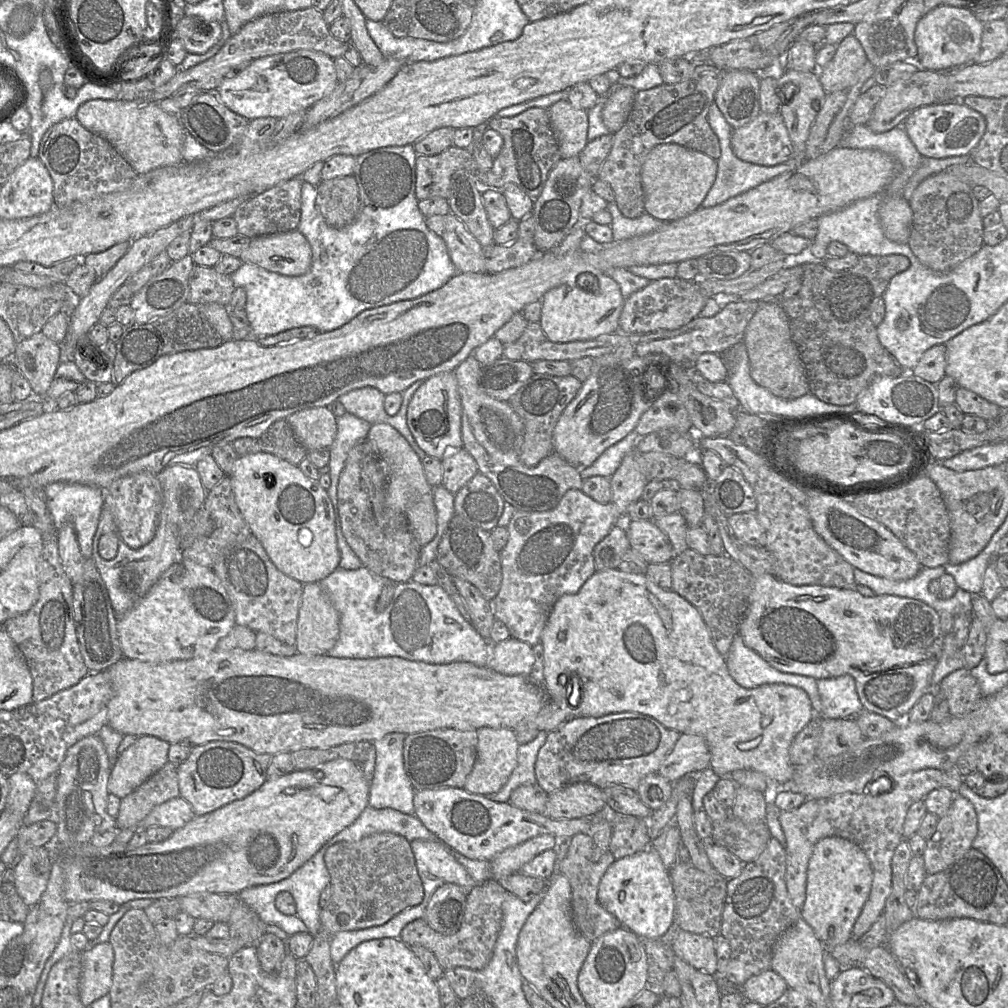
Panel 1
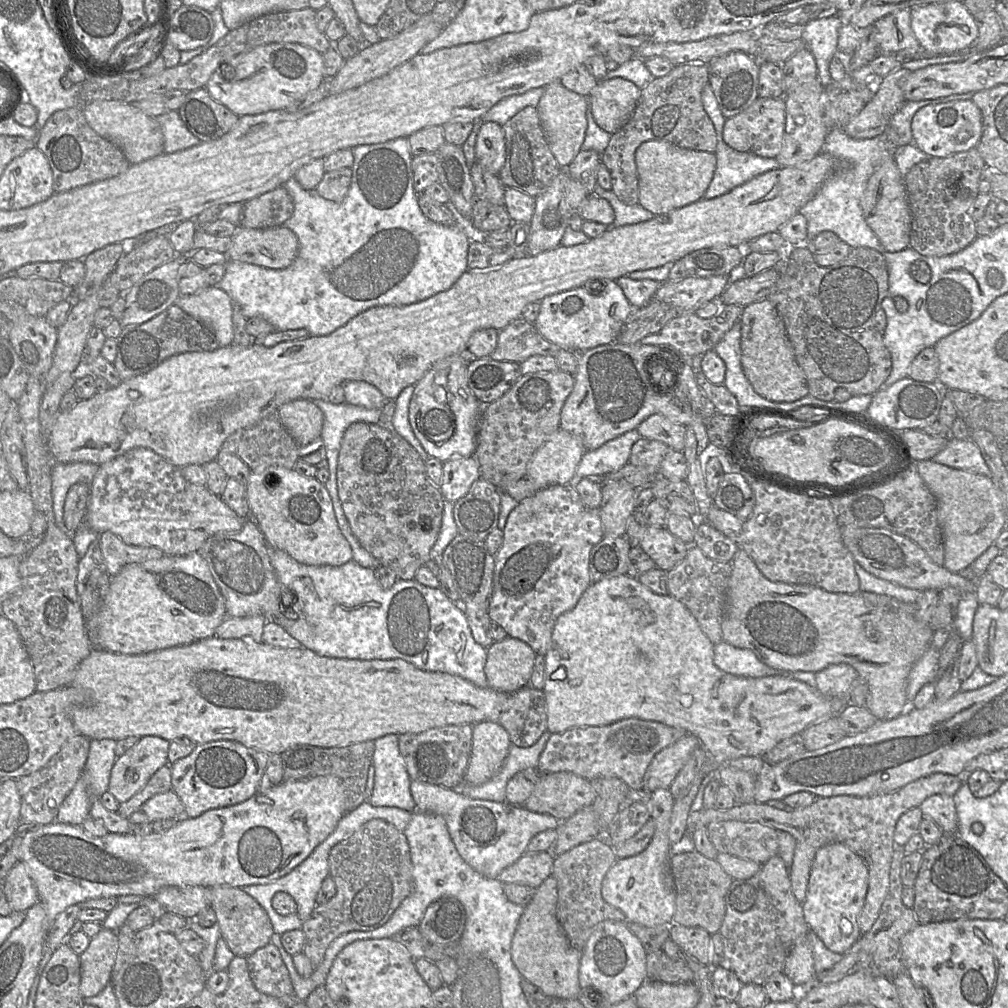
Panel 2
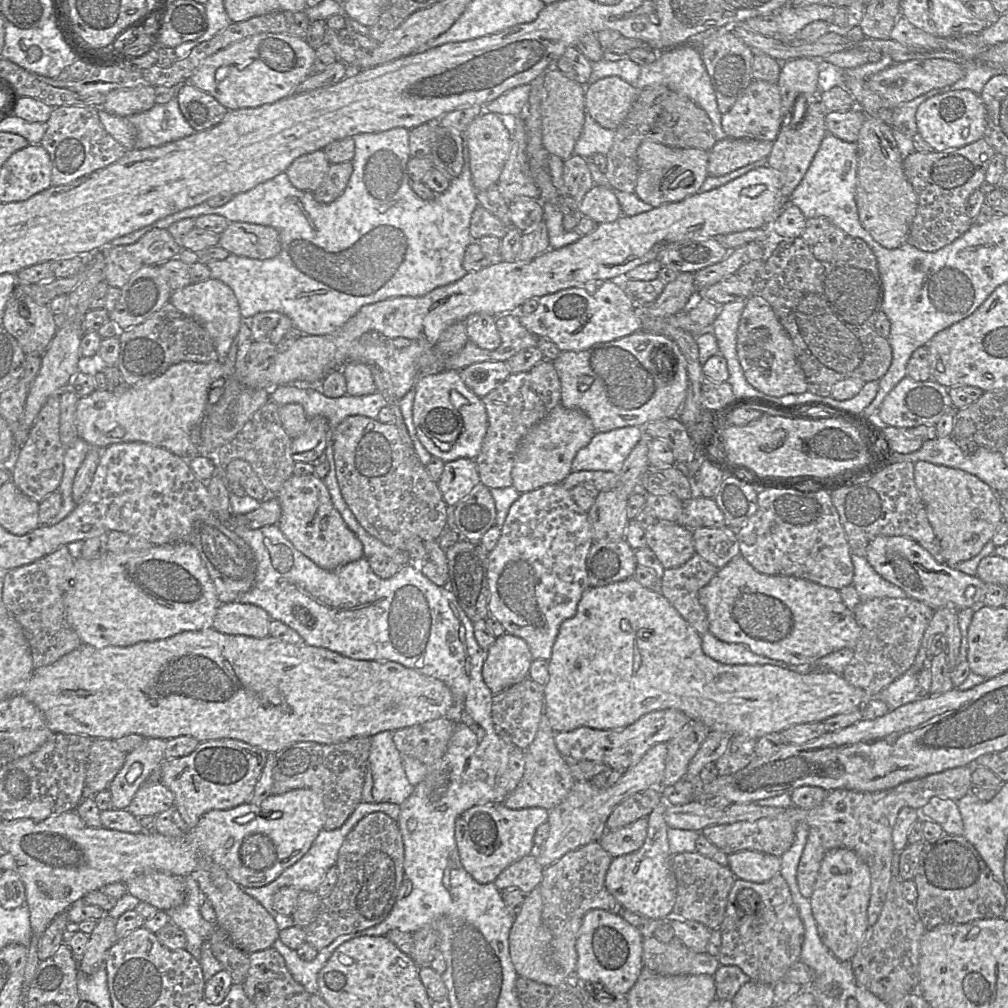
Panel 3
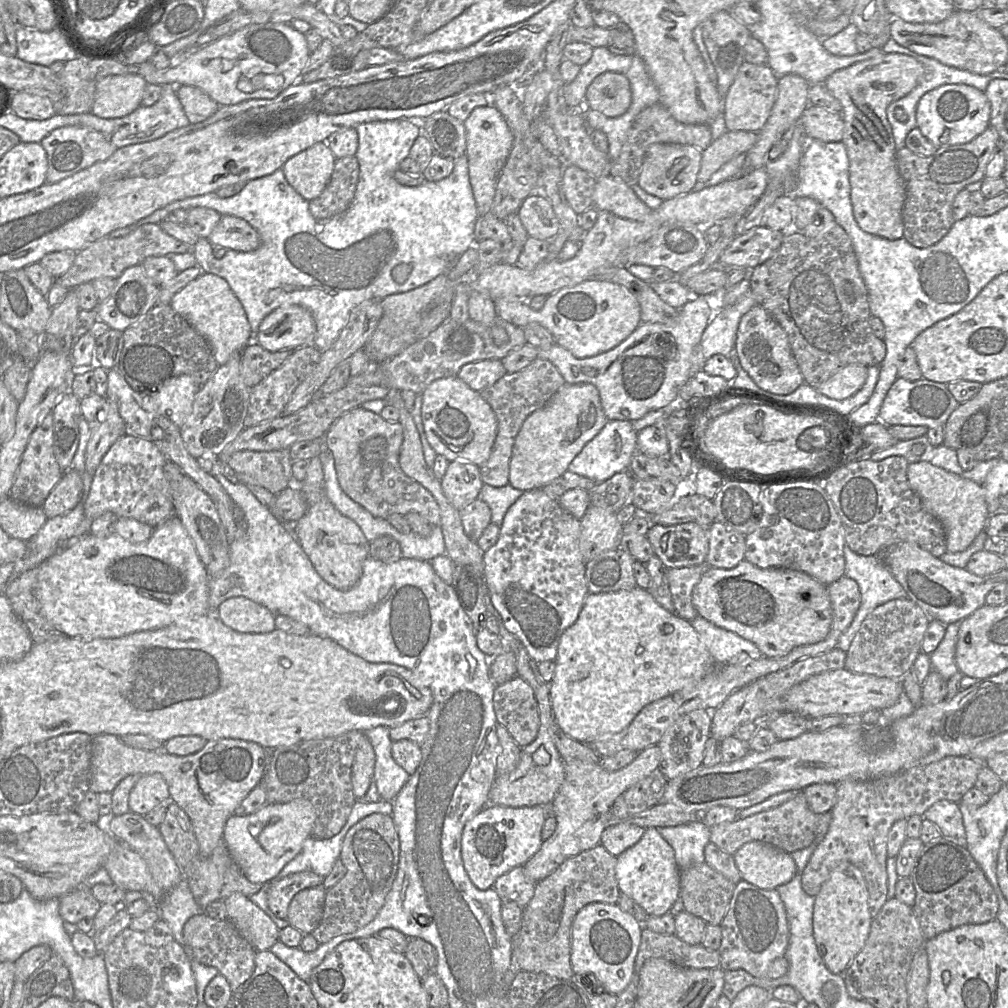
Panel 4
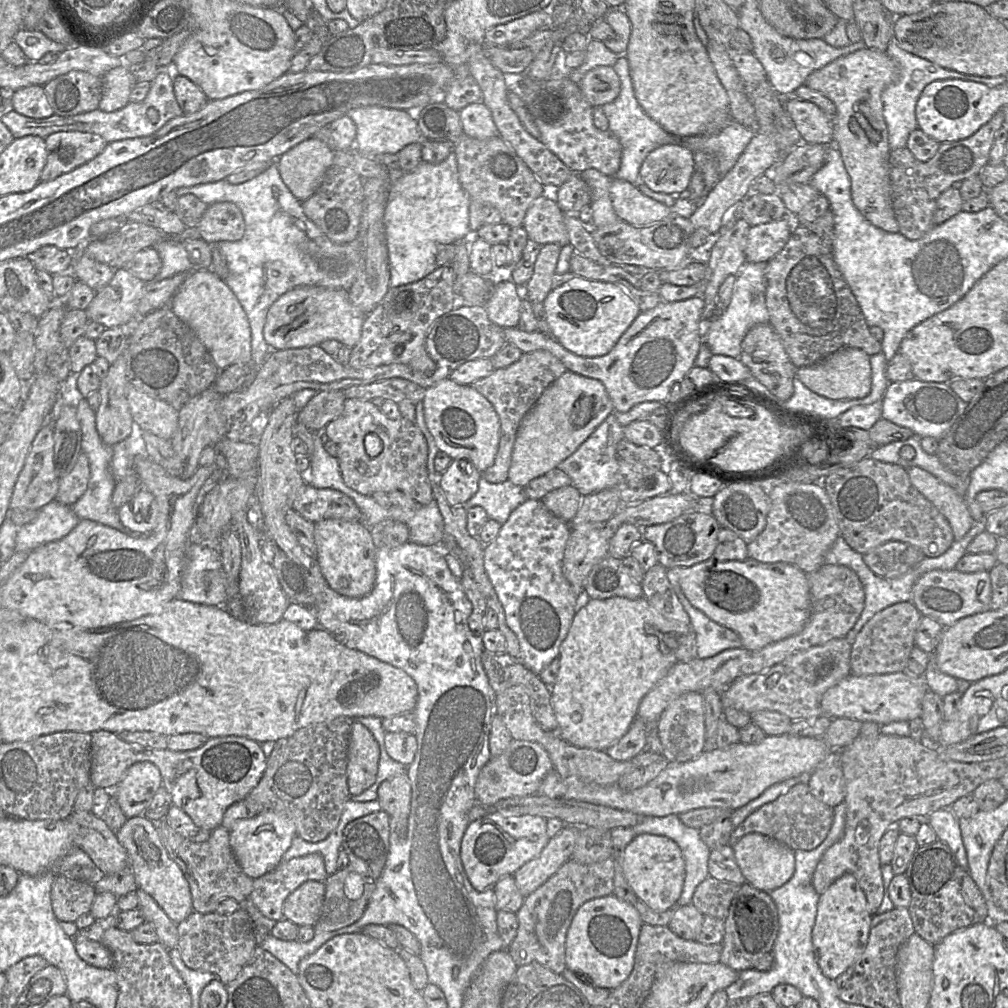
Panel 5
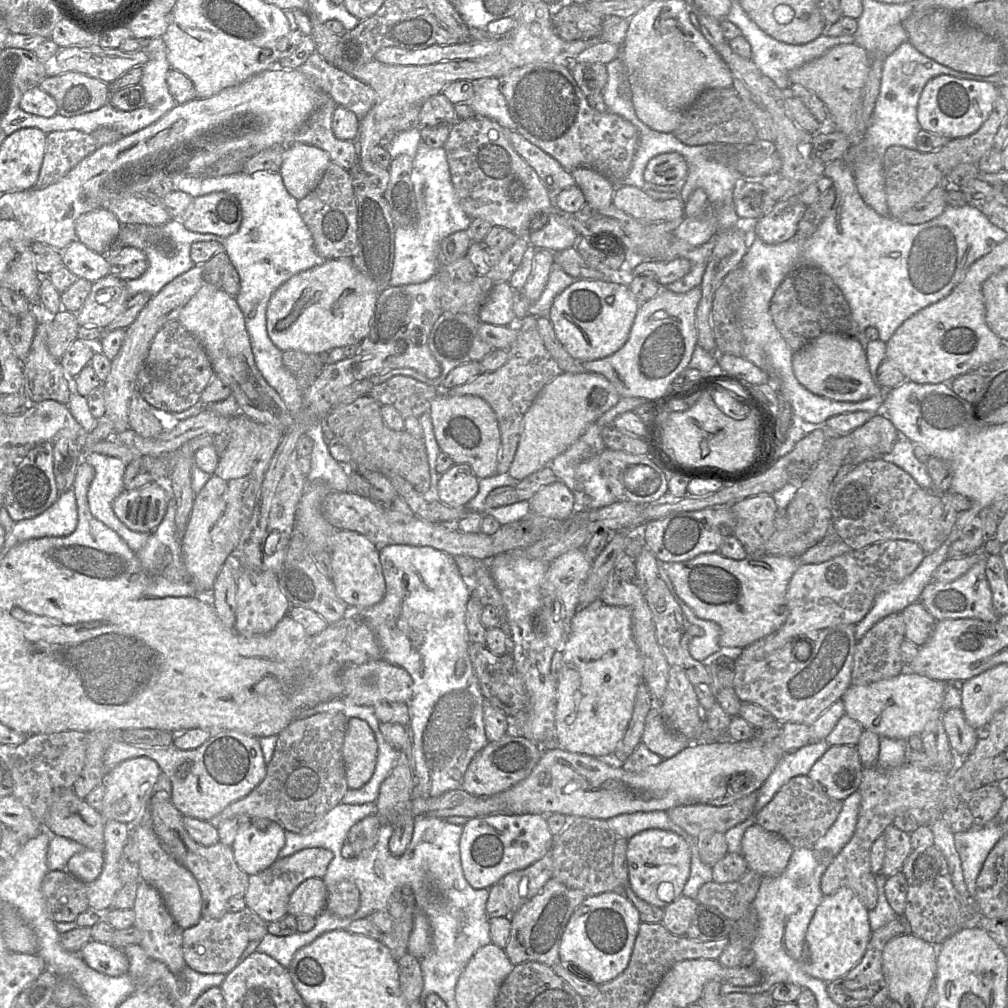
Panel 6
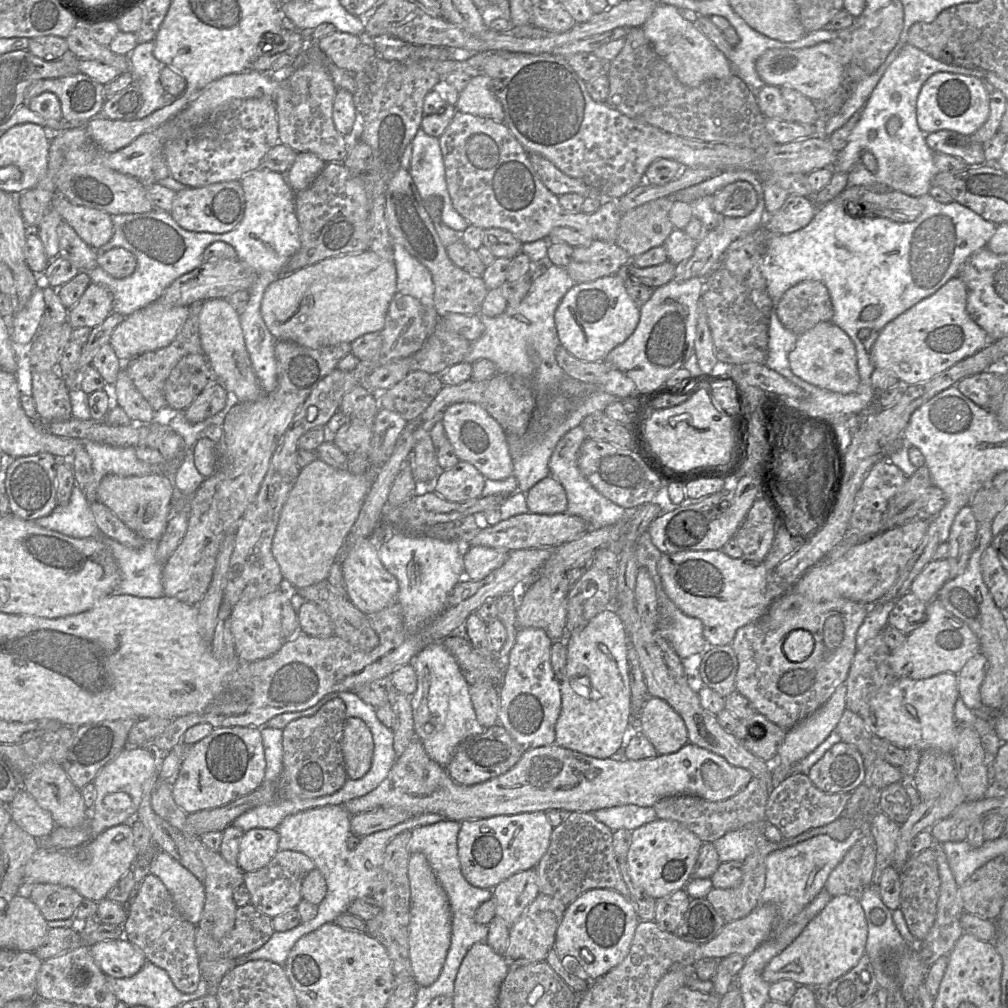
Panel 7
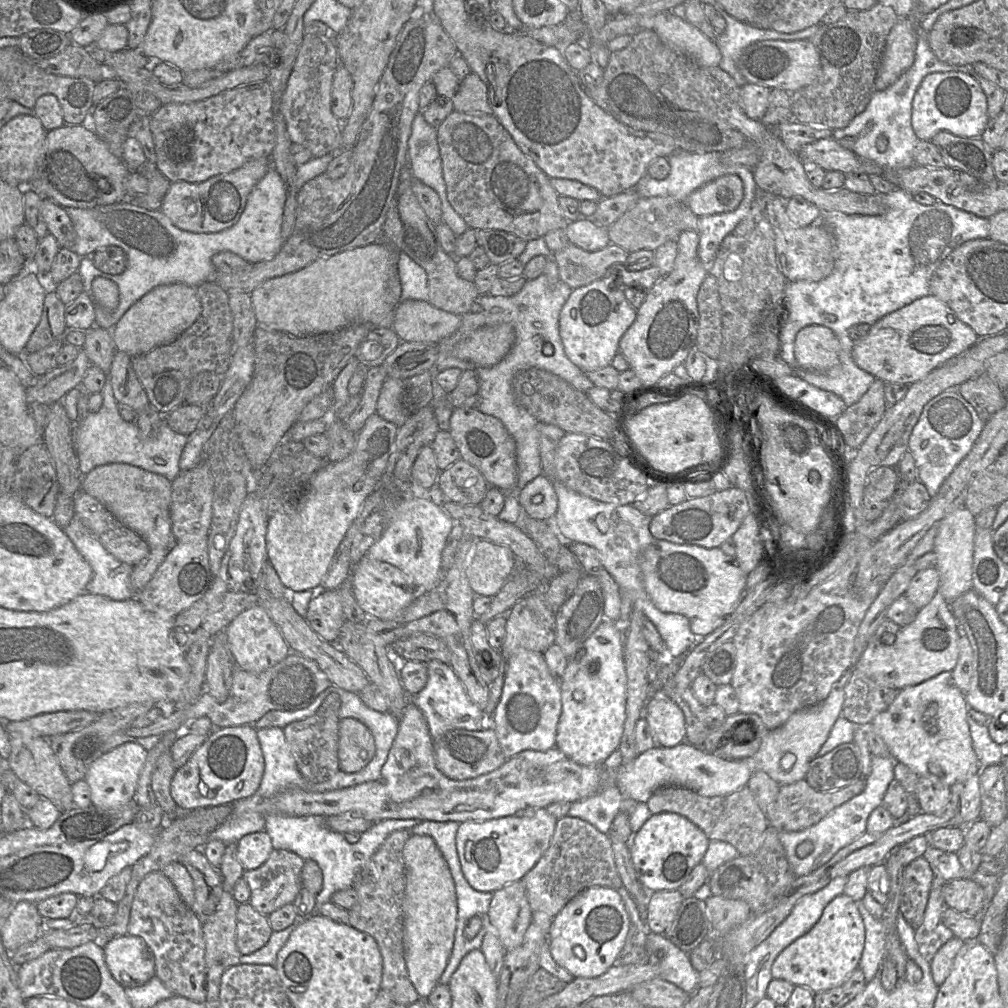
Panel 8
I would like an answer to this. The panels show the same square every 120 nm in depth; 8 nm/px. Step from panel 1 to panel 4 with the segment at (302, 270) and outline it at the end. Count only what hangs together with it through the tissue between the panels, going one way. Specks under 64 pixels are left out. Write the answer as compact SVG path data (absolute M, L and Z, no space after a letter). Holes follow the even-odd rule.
M231 215L221 217L207 240L213 246L238 252L256 250L261 244L258 232L247 221Z

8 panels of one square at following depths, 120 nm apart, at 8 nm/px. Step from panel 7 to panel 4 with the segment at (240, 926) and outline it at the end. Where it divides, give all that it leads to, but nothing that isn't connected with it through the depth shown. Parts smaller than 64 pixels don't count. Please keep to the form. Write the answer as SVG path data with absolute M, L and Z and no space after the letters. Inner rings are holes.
M206 913L192 916L184 924L183 939L183 947L191 950L193 958L203 965L215 967L227 979L232 993L247 981L254 971L257 951L227 918L214 919Z

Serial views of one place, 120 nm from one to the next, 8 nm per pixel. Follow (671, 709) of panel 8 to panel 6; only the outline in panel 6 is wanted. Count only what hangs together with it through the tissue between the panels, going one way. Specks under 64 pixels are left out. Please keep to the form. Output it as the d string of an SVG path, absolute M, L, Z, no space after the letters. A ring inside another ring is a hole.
M658 704L646 716L642 742L663 759L673 757L689 745L689 740L683 734L666 725Z

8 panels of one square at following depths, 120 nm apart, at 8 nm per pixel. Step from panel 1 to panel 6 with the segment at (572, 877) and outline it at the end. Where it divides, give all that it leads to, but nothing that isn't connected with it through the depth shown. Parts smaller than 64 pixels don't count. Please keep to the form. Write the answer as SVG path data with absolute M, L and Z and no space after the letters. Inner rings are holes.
M551 878L530 901L510 915L511 931L505 953L516 966L525 962L539 962L549 967L560 961L559 949L565 928L580 904L588 896Z

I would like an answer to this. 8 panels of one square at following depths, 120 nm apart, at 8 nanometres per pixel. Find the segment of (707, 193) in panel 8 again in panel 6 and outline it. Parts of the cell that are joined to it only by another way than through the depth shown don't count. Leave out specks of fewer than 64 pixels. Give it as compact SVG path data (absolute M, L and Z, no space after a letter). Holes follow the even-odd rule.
M746 178L735 183L733 201L737 215L741 219L756 219L770 213L777 203L773 199L760 179Z

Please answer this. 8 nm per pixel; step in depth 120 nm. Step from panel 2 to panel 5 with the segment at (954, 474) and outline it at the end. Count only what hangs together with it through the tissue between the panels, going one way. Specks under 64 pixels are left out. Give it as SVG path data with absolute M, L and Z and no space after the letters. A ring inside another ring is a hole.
M919 467L906 471L911 484L947 519L954 541L962 539L974 524L964 496Z

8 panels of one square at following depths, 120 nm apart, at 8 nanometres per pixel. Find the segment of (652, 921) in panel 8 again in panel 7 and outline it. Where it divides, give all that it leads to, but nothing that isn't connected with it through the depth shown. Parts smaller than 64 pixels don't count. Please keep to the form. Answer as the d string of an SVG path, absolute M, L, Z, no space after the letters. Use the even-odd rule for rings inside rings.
M679 889L655 900L654 921L660 929L673 933L680 925L690 897L685 889Z

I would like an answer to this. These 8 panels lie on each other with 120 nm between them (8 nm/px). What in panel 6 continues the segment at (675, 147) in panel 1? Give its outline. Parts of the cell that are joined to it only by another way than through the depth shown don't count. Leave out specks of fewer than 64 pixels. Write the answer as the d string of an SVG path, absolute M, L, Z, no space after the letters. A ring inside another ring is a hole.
M679 153L660 154L652 158L645 170L644 180L659 186L683 183L688 174L686 159Z

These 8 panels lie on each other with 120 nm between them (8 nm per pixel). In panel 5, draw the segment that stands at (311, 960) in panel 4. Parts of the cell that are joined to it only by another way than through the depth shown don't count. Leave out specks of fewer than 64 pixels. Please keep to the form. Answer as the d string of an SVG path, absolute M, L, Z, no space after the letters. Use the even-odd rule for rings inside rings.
M344 928L334 931L315 933L314 938L309 942L300 942L297 939L285 941L270 934L259 946L270 952L298 976L300 961L306 956L316 952L330 939L339 936L343 933L343 929Z

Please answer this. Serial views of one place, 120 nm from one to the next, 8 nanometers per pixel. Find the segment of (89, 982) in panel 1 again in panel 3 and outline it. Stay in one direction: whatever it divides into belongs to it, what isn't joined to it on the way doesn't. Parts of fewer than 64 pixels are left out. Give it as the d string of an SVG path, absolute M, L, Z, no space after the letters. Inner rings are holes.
M107 913L97 921L89 935L89 941L83 955L76 959L78 969L86 975L94 974L102 965L111 946L117 941L115 935L116 920Z

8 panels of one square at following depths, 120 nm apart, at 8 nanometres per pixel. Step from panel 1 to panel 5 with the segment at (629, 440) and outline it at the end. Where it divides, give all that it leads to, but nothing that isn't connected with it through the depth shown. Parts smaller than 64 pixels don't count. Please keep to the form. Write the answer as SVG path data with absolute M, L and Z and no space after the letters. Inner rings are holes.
M646 401L635 405L627 412L614 410L571 456L558 465L558 468L571 478L572 485L582 496L617 487L619 481L617 444L625 438L623 427L636 420L649 421L649 416L663 405L664 403L657 401Z

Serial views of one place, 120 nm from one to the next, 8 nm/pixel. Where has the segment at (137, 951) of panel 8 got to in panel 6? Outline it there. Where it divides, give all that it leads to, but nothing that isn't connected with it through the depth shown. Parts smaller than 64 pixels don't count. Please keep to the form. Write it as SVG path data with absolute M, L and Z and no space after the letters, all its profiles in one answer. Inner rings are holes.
M91 940L80 951L83 960L94 970L108 976L127 974L129 962L121 948Z

